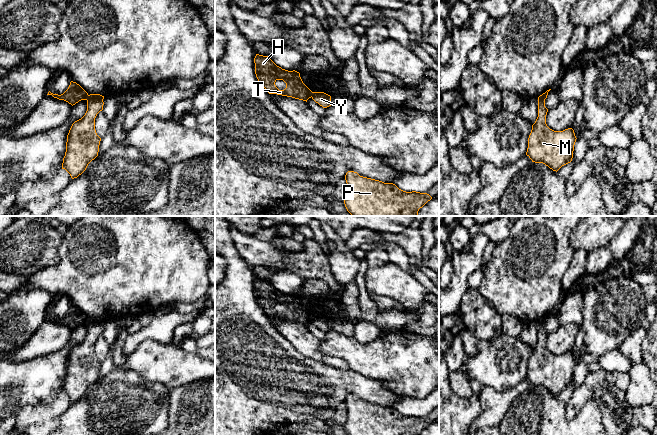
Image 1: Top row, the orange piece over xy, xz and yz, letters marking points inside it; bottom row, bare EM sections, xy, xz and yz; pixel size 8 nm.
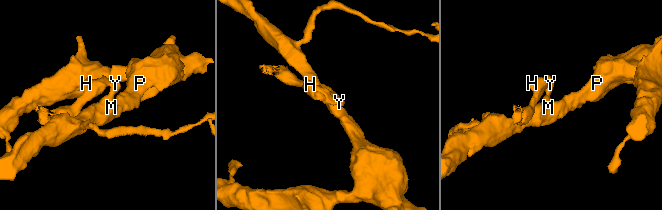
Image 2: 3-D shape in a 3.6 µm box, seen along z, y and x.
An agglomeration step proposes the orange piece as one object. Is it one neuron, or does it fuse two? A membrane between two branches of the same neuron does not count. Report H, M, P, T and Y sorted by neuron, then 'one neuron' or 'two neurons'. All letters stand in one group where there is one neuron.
H T / M P Y; two neurons

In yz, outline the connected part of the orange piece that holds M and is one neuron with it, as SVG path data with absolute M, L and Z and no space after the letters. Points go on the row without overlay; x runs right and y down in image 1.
M550 314L538 321L538 341L532 349L526 379L532 386L543 387L557 396L572 385L577 362L572 352L554 355L547 350L545 323Z

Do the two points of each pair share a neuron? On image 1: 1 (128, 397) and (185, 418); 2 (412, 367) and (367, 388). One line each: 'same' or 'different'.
1: different
2: different

